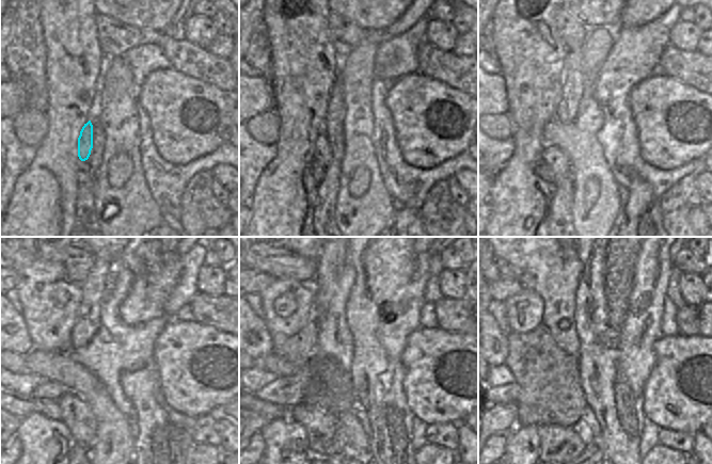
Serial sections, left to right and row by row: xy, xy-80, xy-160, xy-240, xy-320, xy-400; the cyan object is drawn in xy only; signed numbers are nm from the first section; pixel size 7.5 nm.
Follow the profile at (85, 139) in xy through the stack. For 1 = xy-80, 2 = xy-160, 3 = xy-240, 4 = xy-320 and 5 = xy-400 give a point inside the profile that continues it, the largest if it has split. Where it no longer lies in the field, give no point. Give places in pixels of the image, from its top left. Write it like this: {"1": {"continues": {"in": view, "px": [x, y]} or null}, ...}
{"1": {"continues": {"in": "xy-80", "px": [322, 154]}}, "2": {"continues": {"in": "xy-160", "px": [555, 158]}}, "3": {"continues": {"in": "xy-240", "px": [77, 415]}}, "4": {"continues": {"in": "xy-320", "px": [326, 436]}}, "5": {"continues": {"in": "xy-400", "px": [559, 444]}}}

